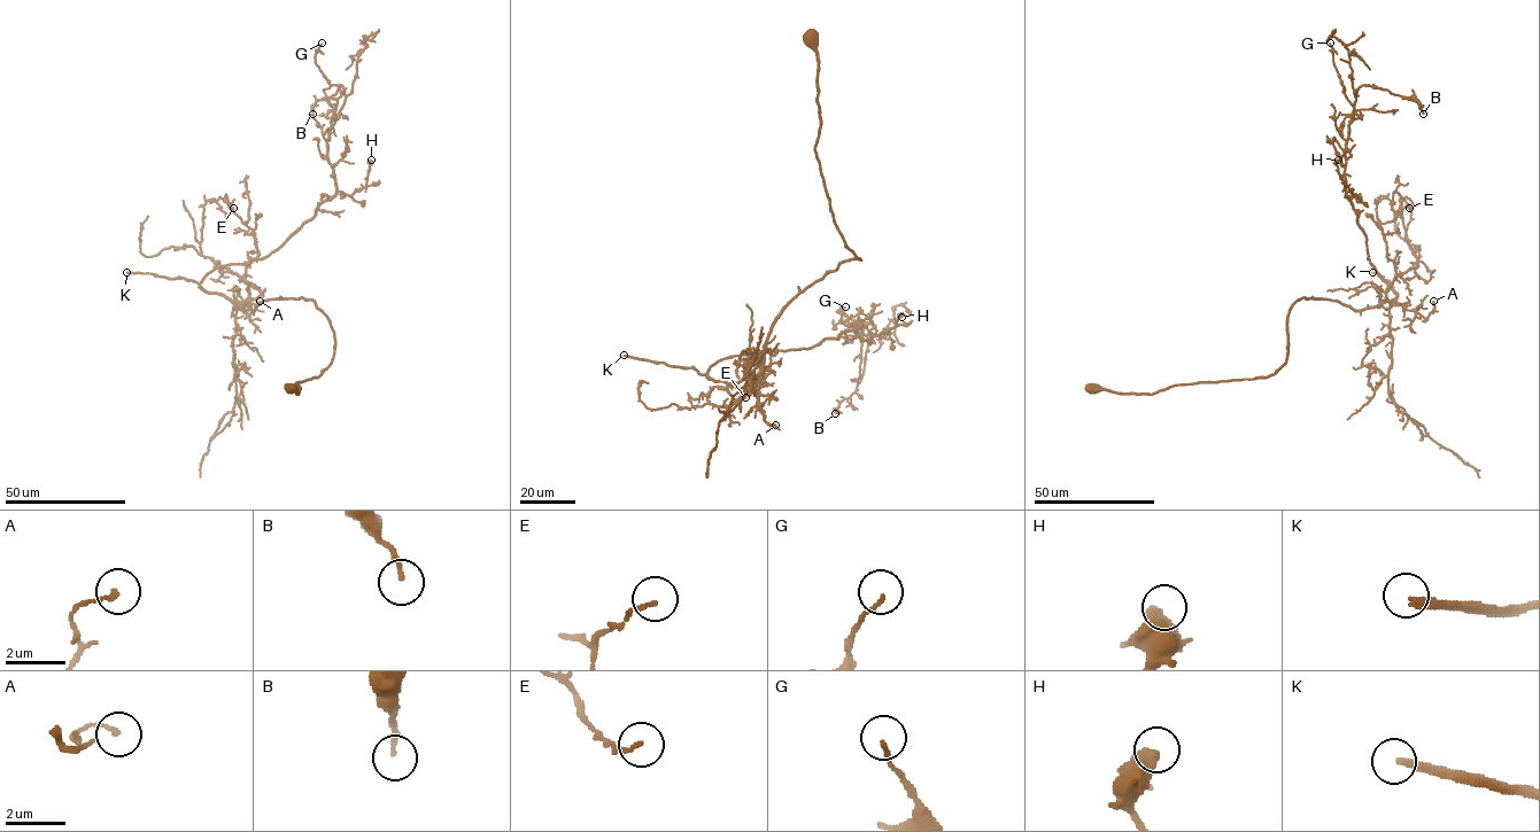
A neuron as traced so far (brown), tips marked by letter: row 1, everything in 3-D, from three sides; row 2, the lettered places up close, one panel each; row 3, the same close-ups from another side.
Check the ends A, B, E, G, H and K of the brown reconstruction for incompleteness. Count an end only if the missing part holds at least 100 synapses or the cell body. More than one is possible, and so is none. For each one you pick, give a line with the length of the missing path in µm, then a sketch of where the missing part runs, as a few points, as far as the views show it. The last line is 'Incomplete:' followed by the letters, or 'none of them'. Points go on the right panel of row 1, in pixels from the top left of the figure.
K: 150 µm | (1372, 272), (1355, 228), (1349, 168), (1341, 161), (1345, 131), (1368, 121), (1394, 127), (1429, 124), (1453, 139)
Incomplete: K

